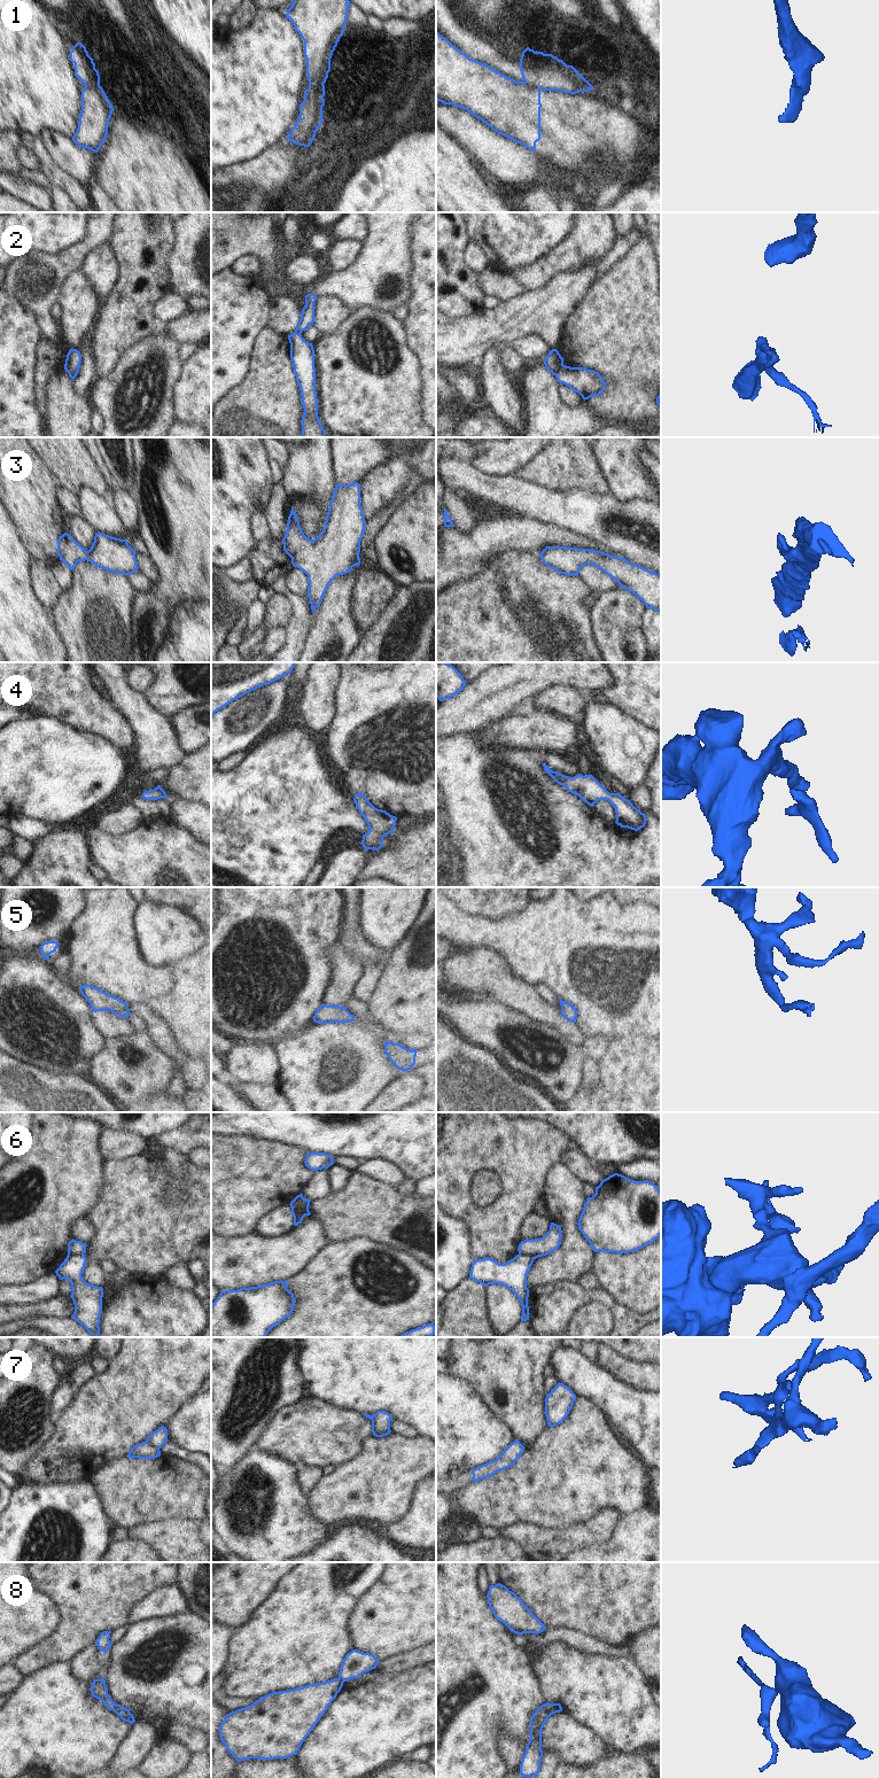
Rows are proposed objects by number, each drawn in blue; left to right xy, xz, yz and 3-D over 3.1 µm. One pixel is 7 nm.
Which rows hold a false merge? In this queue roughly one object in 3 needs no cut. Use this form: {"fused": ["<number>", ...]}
{"fused": ["1", "2", "6", "7", "8"]}

